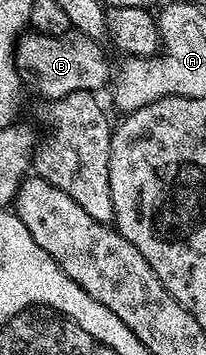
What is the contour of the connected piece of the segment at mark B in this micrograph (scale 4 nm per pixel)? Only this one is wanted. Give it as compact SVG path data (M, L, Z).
M77 31L64 35L30 35L25 38L26 69L34 76L34 85L46 99L72 95L73 93L94 93L107 88L112 77L110 61L95 38Z

